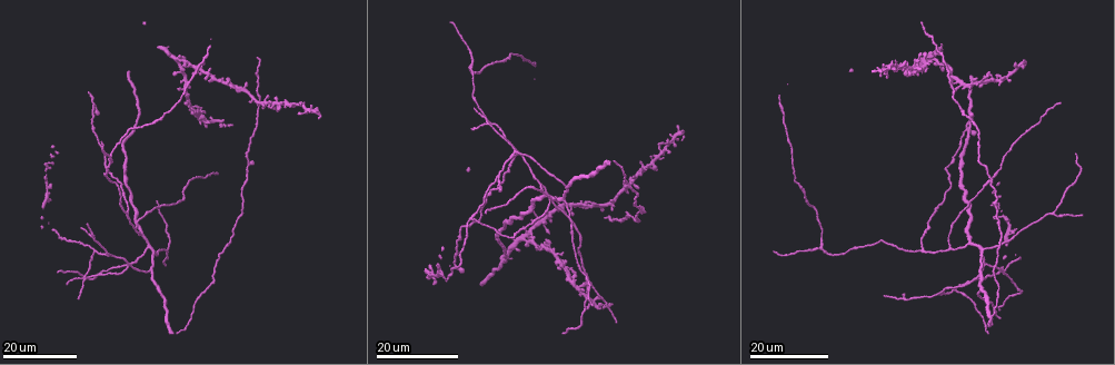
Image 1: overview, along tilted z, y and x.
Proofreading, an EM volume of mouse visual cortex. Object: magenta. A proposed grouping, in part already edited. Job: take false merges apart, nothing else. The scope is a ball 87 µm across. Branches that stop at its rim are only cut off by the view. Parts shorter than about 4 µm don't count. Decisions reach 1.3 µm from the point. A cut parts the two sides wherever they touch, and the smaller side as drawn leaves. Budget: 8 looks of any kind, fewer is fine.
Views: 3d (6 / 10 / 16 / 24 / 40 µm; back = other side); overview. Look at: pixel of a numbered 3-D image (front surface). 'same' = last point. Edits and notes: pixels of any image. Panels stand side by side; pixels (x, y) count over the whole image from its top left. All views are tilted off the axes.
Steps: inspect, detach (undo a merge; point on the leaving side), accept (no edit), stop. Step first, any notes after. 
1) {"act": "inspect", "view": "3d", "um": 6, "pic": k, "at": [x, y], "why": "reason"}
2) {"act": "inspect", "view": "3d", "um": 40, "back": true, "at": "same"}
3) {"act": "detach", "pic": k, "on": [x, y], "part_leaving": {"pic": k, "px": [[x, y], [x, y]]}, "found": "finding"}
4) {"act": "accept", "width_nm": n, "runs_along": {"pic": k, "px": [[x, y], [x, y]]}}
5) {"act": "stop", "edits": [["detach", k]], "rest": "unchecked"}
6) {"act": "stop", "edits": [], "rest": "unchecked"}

{"act": "inspect", "view": "3d", "um": 24, "pic": 1, "at": [169, 253], "why": "a fork"}

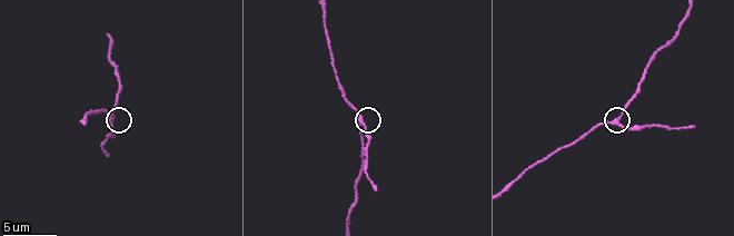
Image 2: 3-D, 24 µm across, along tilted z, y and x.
{"act": "inspect", "view": "3d", "um": 10, "pic": 2, "at": [362, 120]}

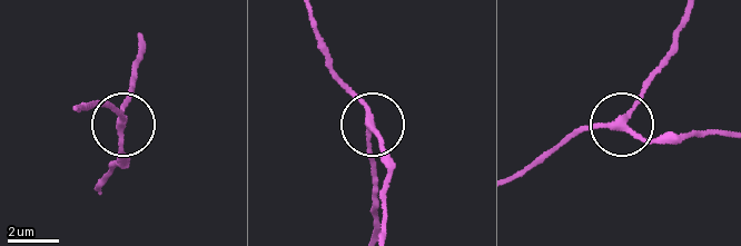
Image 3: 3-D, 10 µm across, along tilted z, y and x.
{"act": "accept", "width_nm": 210, "runs_along": {"pic": 3, "px": [[310, 20], [325, 59], [367, 116], [385, 165]]}, "found": "one neuron here"}

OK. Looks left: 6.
{"act": "inspect", "view": "3d", "um": 24, "pic": 1, "at": [564, 186], "why": "side arm on a straight run"}

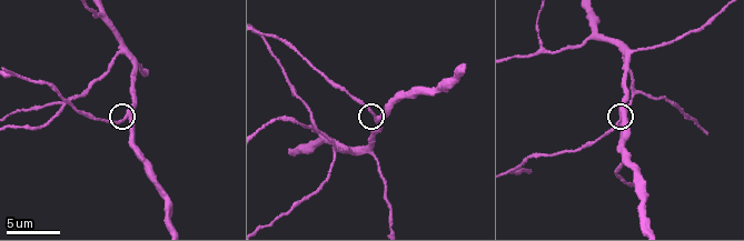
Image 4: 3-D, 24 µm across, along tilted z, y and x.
{"act": "inspect", "view": "3d", "um": 10, "pic": 4, "at": [620, 113]}

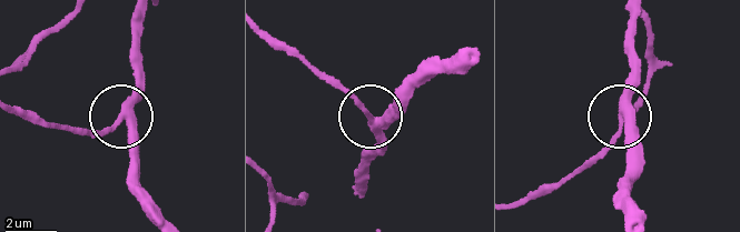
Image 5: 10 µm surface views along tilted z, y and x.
{"act": "accept", "arms": 3, "runs_along": {"pic": 5, "px": [[159, 218], [137, 178], [137, 143], [126, 124], [84, 131]]}, "found": "all the same neuron"}

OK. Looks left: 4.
{"act": "inspect", "view": "3d", "um": 10, "pic": 4, "at": [631, 50], "why": "a fork"}

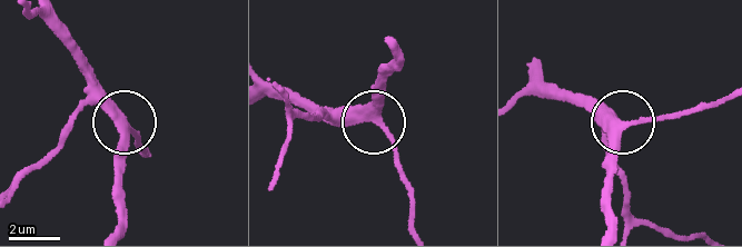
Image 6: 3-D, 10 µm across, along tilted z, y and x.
{"act": "inspect", "view": "3d", "um": 6, "pic": 6, "at": [378, 123], "why": "closer look"}

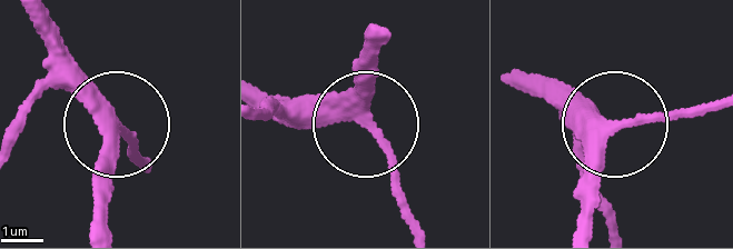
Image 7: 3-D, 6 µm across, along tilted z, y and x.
{"act": "accept", "runs_along": {"pic": 7, "px": [[583, 230], [583, 172], [594, 153], [631, 127], [711, 107]]}, "found": "one neuron here"}

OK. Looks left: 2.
{"act": "inspect", "view": "3d", "um": 16, "pic": 1, "at": [924, 247]}

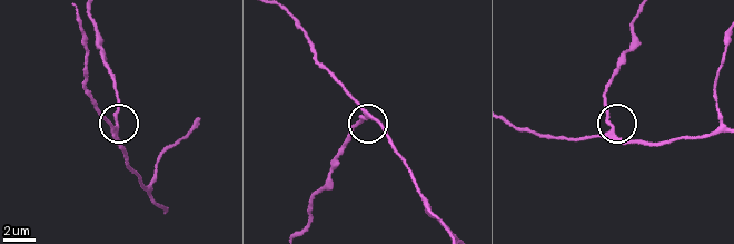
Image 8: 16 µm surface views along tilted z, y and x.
{"act": "inspect", "view": "3d", "um": 6, "pic": 8, "at": [612, 128]}

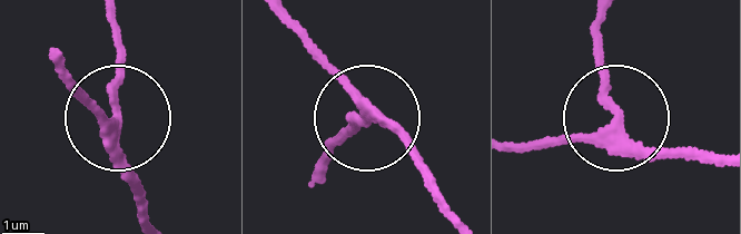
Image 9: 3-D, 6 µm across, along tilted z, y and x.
{"act": "accept", "side_arm_um": 55, "runs_along": {"pic": 9, "px": [[457, 218], [417, 153], [378, 125], [352, 127], [332, 153]]}, "found": "all the same neuron"}

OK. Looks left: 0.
{"act": "stop", "edits": [], "rest": "unchecked"}

